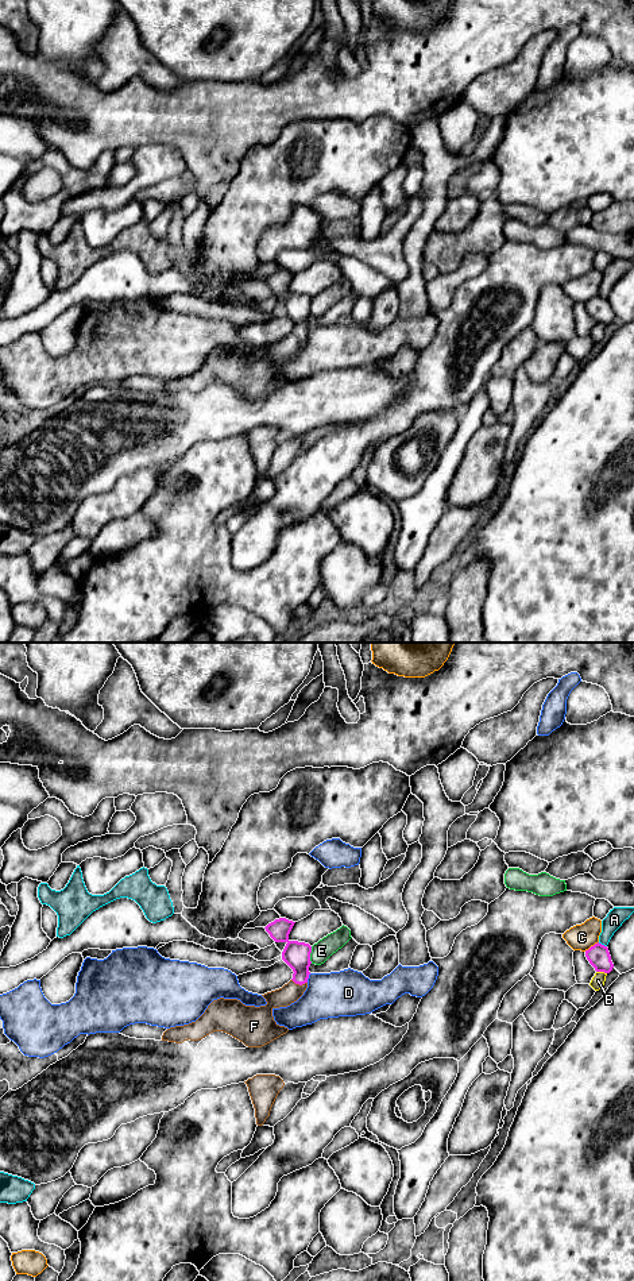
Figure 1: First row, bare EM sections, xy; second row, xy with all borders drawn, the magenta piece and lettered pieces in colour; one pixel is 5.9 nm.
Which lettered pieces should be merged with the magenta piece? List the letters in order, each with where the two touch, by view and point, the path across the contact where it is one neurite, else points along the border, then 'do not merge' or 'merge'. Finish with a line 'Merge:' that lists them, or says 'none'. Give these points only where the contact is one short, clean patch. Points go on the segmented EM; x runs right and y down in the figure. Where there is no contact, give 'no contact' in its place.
A: contact xy (600, 944); do not merge
B: contact xy (602, 971); do not merge
C: contact xy (591, 946); do not merge
D: contact xy (308, 977); do not merge
E: contact xy (309, 955); do not merge
F: contact xy (300, 984); way xy (297, 955), (300, 961), (300, 984), (290, 992); merge
Merge: F

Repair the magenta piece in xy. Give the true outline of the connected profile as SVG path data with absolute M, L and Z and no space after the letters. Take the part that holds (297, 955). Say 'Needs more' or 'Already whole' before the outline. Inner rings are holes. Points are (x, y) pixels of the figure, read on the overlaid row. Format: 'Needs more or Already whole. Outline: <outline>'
Needs more. Outline: M279 918L264 927L275 942L286 944L282 960L294 972L293 979L282 988L262 995L267 1002L266 1006L246 1006L237 999L220 998L213 1000L196 1022L167 1029L162 1041L182 1043L188 1039L202 1039L213 1031L223 1031L248 1047L262 1047L286 1034L289 1029L274 1020L272 1010L287 1007L304 995L312 964L312 946L289 939L294 923Z

